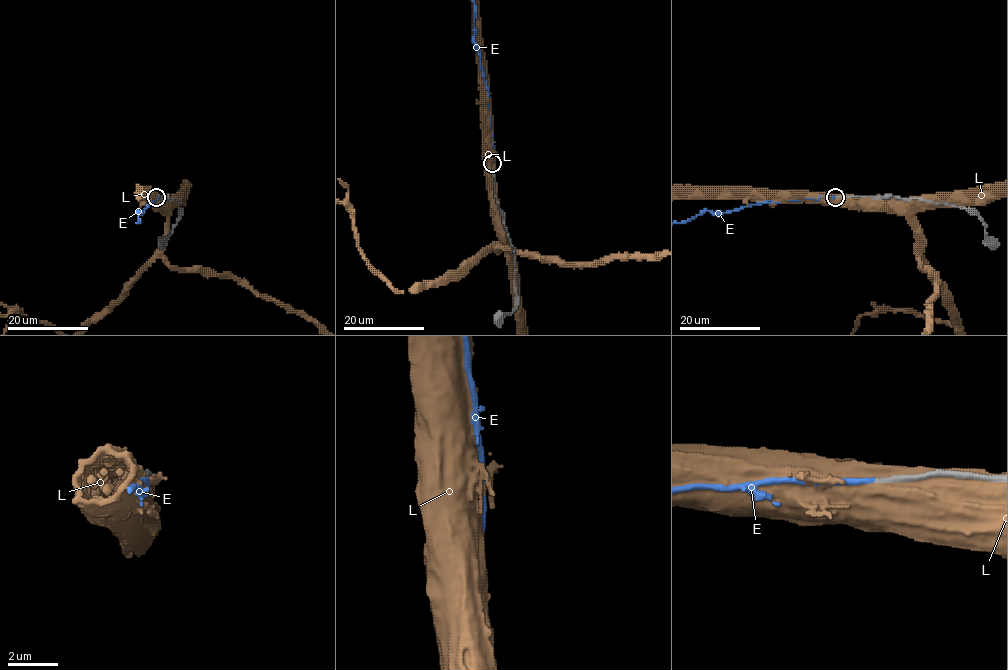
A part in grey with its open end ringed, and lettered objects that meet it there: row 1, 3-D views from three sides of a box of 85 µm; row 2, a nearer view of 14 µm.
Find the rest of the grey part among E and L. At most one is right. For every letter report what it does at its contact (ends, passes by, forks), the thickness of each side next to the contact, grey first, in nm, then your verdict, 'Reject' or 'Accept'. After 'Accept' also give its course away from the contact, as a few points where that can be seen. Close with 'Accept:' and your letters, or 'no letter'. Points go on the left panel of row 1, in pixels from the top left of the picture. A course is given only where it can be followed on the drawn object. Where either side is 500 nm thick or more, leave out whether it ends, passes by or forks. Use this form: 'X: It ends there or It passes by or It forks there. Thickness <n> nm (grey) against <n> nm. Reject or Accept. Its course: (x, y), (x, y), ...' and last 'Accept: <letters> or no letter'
E: It ends there. Thickness 240 nm (grey) against 200 nm. Accept
L: Thickness 200 nm (grey) against 800 nm. Reject
Accept: E

